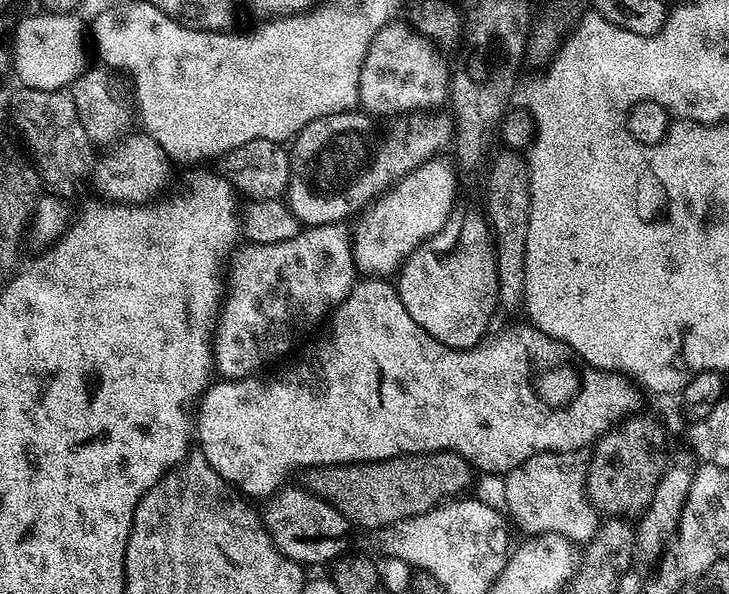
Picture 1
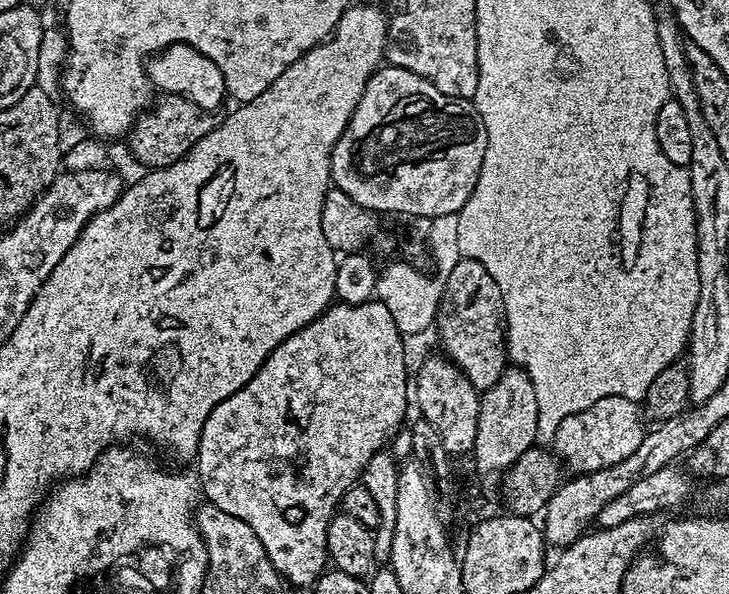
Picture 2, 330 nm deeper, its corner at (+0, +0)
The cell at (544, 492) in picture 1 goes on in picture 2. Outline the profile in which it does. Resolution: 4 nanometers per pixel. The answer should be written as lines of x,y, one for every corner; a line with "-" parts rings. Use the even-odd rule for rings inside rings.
621,396
598,398
594,406
582,410
578,414
570,414
558,426
554,441
557,457
580,456
584,466
607,466
622,462
622,458
630,458
634,450
638,450
646,428
640,425
642,408
637,401

